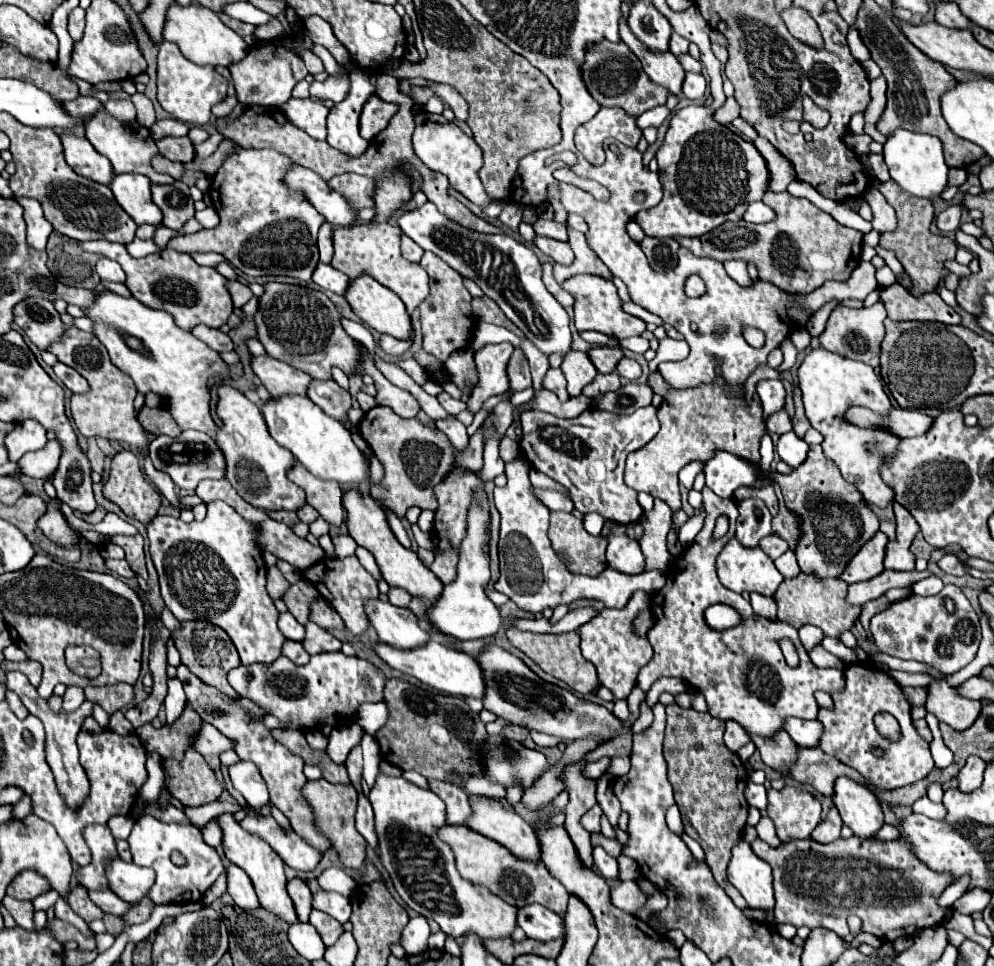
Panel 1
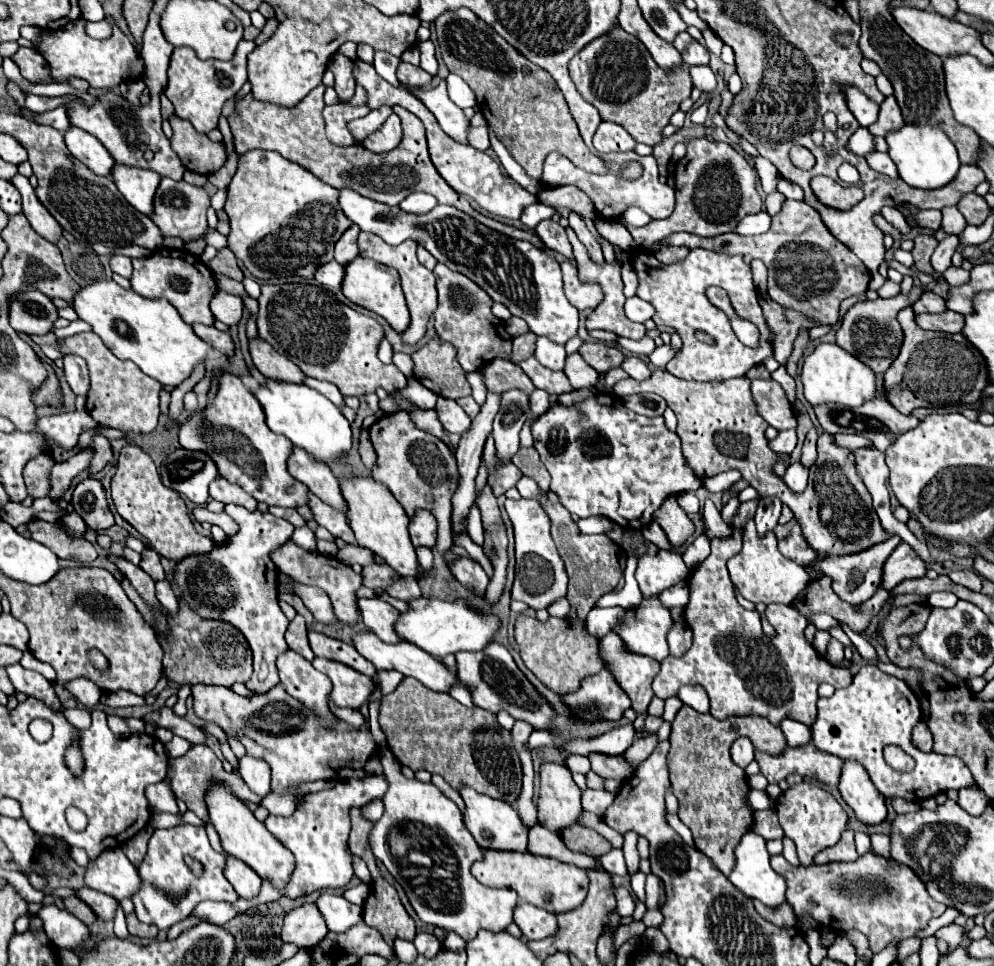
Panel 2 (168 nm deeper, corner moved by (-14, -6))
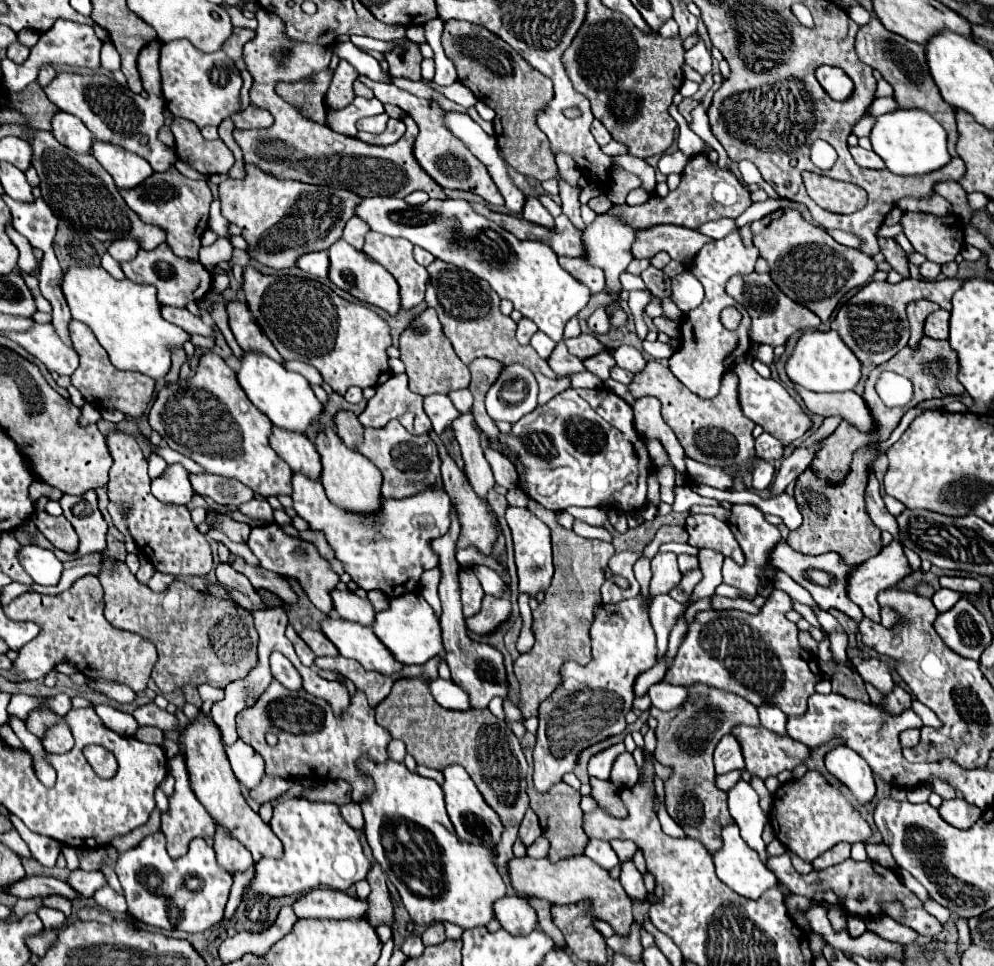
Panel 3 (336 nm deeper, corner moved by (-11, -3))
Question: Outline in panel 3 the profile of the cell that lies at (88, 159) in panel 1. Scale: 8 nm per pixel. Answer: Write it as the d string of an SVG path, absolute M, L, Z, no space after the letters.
M59 111L55 117L53 117L53 135L55 139L73 149L75 153L91 153L91 145L93 145L93 135L91 131L83 125L83 121L79 121L77 117L69 115L69 113L63 113Z

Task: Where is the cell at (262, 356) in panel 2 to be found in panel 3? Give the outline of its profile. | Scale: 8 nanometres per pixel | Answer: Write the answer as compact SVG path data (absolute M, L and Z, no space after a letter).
M241 301L229 303L227 313L229 313L229 327L243 351L253 349L253 353L265 353L267 357L273 357L277 363L281 365L285 363L285 359L277 353L273 343L265 337L265 333L253 321L253 315L245 303Z

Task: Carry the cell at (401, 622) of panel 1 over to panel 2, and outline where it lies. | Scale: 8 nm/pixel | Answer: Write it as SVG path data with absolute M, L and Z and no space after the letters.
M360 598L356 606L360 610L364 626L370 632L374 632L382 642L392 642L392 644L400 642L396 640L396 632L392 632L392 620L396 620L396 616L400 614L394 606L390 606L380 598L370 598L370 600Z

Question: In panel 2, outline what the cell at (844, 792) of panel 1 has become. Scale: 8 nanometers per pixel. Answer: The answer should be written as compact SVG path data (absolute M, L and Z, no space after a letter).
M844 760L838 788L842 800L854 810L854 814L864 824L880 824L886 818L884 796L876 790L860 762Z

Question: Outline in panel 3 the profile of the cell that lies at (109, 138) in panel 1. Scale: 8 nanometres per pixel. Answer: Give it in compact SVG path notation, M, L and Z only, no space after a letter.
M155 39L149 45L145 45L145 49L141 49L141 53L139 53L139 73L143 77L143 89L149 93L147 99L121 87L107 73L93 73L93 75L59 73L45 87L45 95L61 111L79 117L97 141L109 141L111 145L119 145L119 147L147 159L155 171L169 171L177 161L175 151L173 151L173 147L167 147L165 143L161 143L157 139L157 131L161 129L161 125L165 121L165 117L163 117L165 101L161 97L159 51L161 51L161 41Z

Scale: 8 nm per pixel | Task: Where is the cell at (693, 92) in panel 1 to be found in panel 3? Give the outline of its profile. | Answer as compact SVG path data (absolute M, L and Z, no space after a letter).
M699 39L699 43L695 45L695 47L691 47L687 53L685 53L685 63L689 65L689 67L693 67L697 73L701 73L701 75L707 75L709 71L711 71L711 63L713 63L713 59L711 59L711 53L705 49L705 45L703 45L703 41Z

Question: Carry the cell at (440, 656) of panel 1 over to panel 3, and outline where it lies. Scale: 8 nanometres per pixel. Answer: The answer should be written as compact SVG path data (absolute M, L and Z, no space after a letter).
M331 615L327 621L321 621L321 629L331 639L331 643L337 645L343 657L359 661L367 671L393 675L405 667L399 665L393 655L389 655L371 627L363 627L359 623Z

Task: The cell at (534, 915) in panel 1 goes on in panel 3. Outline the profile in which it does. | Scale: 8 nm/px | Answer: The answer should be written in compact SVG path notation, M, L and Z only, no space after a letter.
M503 897L495 901L493 905L495 917L503 925L505 931L511 935L529 935L537 927L537 913L533 913L533 907L525 897Z

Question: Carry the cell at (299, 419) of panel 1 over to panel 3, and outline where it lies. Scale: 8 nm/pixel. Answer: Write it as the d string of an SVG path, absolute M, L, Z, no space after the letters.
M245 353L241 359L241 369L237 371L237 379L251 403L261 413L265 413L275 427L291 429L293 433L305 435L307 429L315 425L323 415L323 403L315 397L309 381L305 381L305 377L301 377L299 373L287 371L283 365L269 359L267 355Z

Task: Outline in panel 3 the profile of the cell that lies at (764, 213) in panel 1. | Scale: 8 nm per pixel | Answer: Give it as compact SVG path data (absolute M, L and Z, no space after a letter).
M717 219L717 221L709 221L707 225L699 227L699 233L713 237L713 239L723 239L733 231L739 231L739 225L735 219Z

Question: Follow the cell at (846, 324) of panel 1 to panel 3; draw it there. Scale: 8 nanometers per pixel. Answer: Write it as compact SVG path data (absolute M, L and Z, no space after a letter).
M903 279L895 285L887 281L871 281L857 295L853 295L831 321L831 329L839 333L843 343L855 353L863 365L881 365L899 353L909 341L909 323L905 317L905 305L917 299L929 299L939 303L941 309L951 309L951 297L961 289L963 279Z

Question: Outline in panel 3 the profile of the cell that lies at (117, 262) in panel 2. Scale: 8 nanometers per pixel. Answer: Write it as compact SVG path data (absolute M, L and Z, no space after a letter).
M119 239L119 241L113 241L109 245L109 255L117 261L117 263L125 263L125 261L131 261L139 251L139 243L133 241L133 239Z

